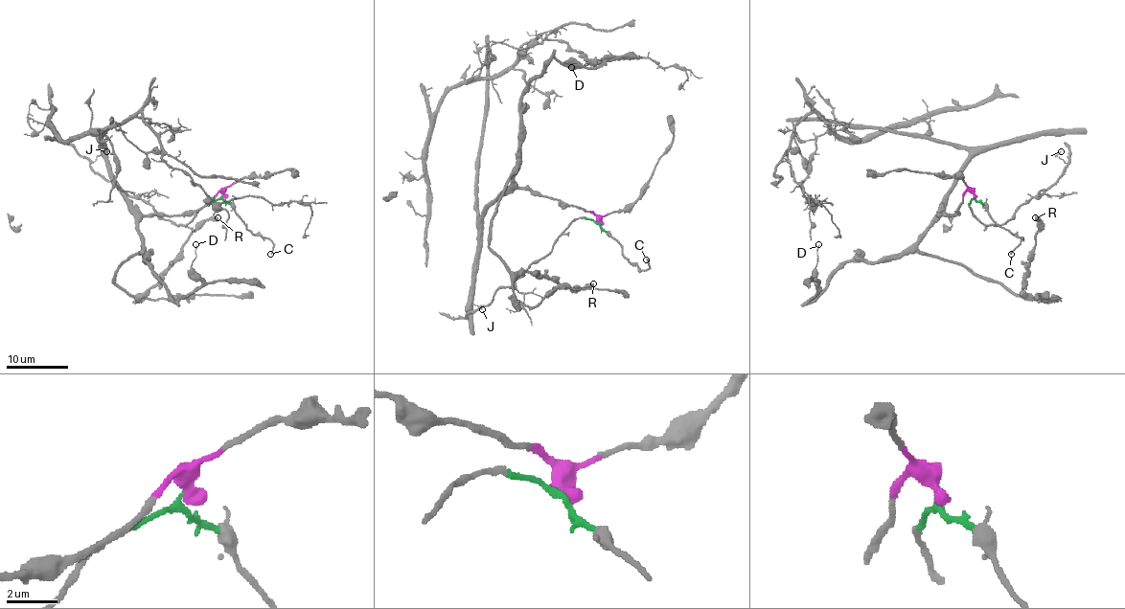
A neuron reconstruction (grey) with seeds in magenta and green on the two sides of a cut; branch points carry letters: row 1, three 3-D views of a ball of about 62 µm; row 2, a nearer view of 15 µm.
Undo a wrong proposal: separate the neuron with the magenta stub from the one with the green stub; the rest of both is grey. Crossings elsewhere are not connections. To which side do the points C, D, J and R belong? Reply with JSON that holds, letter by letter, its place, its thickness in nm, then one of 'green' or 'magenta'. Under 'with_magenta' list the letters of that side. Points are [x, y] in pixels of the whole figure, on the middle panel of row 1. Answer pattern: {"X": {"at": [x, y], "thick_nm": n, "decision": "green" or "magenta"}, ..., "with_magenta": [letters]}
{"C": {"at": [646, 259], "thick_nm": 160, "decision": "green"}, "D": {"at": [571, 67], "thick_nm": 90, "decision": "magenta"}, "J": {"at": [482, 309], "thick_nm": 120, "decision": "green"}, "R": {"at": [593, 283], "thick_nm": 550, "decision": "magenta"}, "with_magenta": ["D", "R"]}

